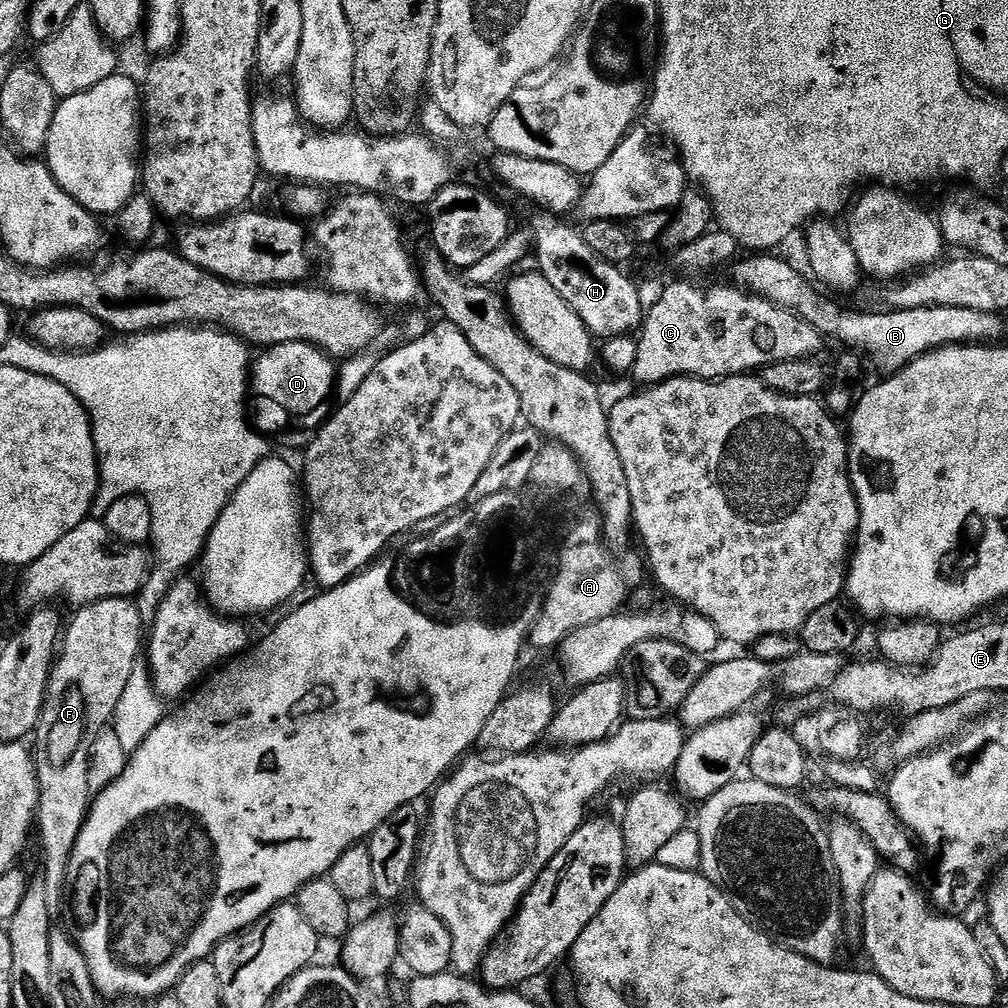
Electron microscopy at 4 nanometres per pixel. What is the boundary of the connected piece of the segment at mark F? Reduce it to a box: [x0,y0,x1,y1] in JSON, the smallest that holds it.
[34,598,146,918]

